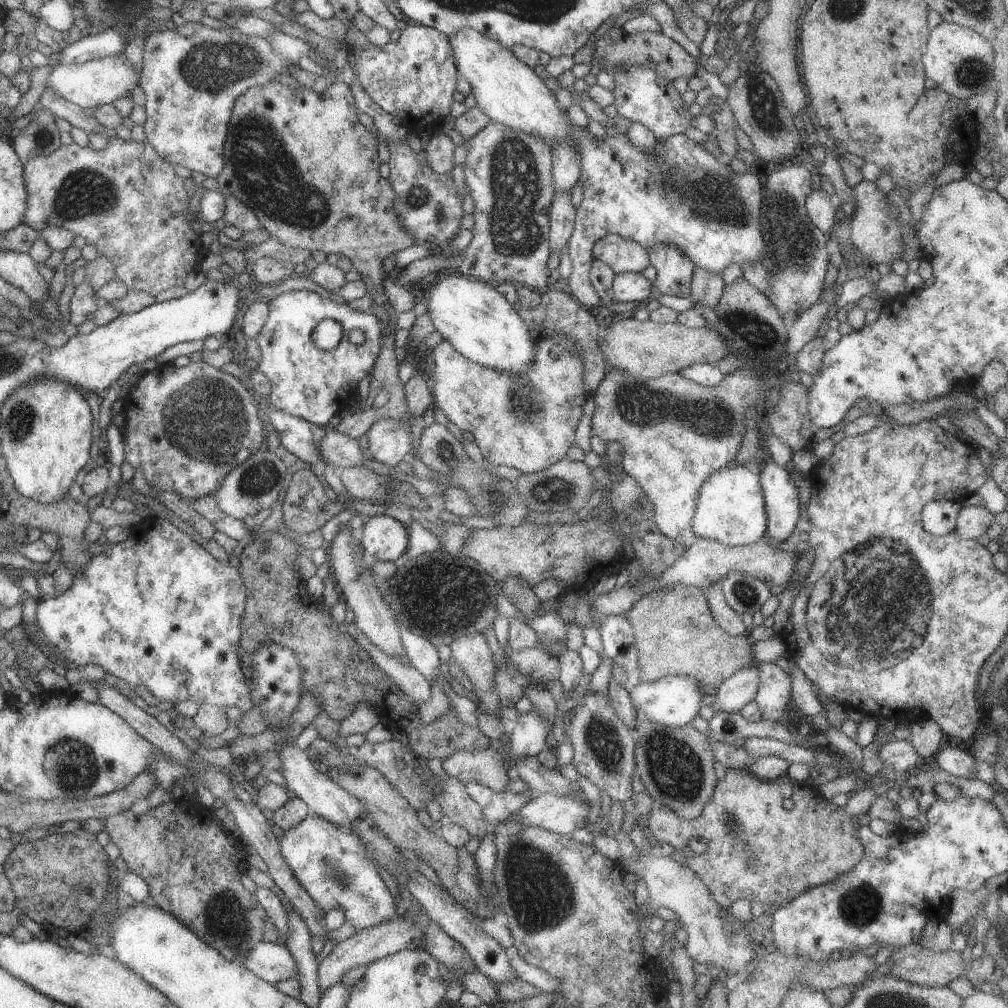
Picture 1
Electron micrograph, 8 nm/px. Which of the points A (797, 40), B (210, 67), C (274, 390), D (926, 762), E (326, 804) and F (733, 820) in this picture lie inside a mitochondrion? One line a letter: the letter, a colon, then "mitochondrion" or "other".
A: other
B: mitochondrion
C: other
D: other
E: other
F: mitochondrion

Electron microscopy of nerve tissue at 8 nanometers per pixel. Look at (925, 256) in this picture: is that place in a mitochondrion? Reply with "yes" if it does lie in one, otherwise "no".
no

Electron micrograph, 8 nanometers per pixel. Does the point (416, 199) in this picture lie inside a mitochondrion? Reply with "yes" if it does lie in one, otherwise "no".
yes

